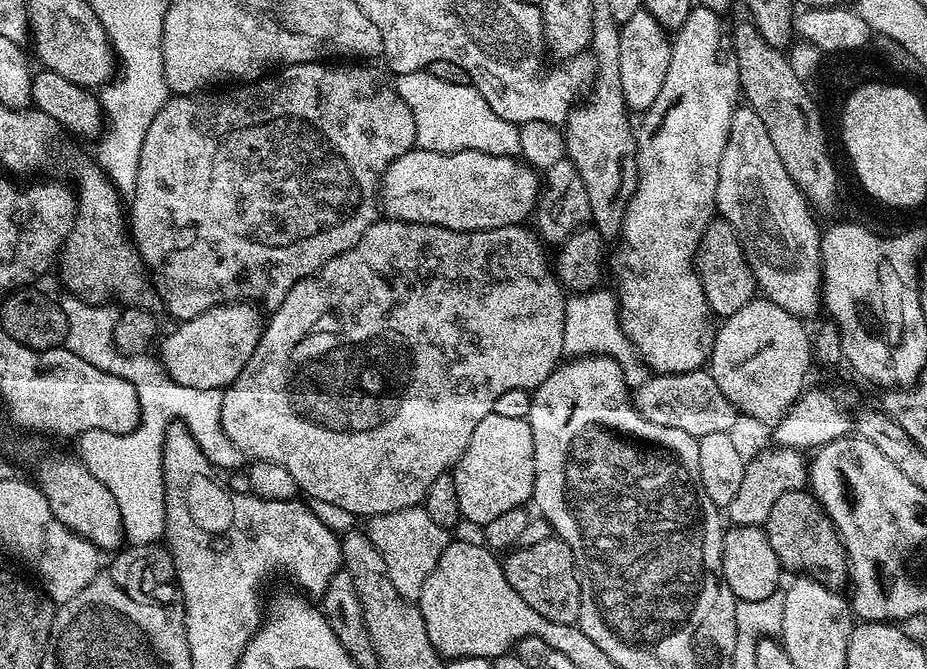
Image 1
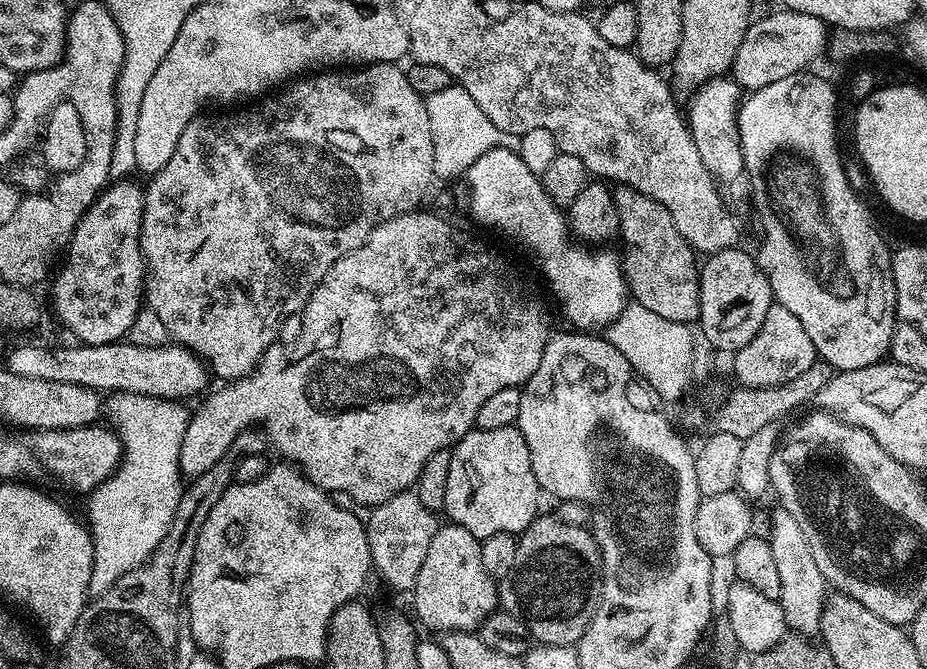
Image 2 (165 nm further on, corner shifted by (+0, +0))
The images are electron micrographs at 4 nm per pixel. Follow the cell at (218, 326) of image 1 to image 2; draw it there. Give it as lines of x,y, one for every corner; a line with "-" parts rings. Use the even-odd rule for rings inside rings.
127,342
80,344
75,347
52,349
39,348
36,344
24,344
9,354
6,368
9,372
20,374
22,378
70,382
94,388
101,394
133,392
177,402
183,401
183,396
199,397
209,387
207,384
208,380
210,381
210,373
204,361
190,349
181,348
175,342
163,344
160,348
143,348

